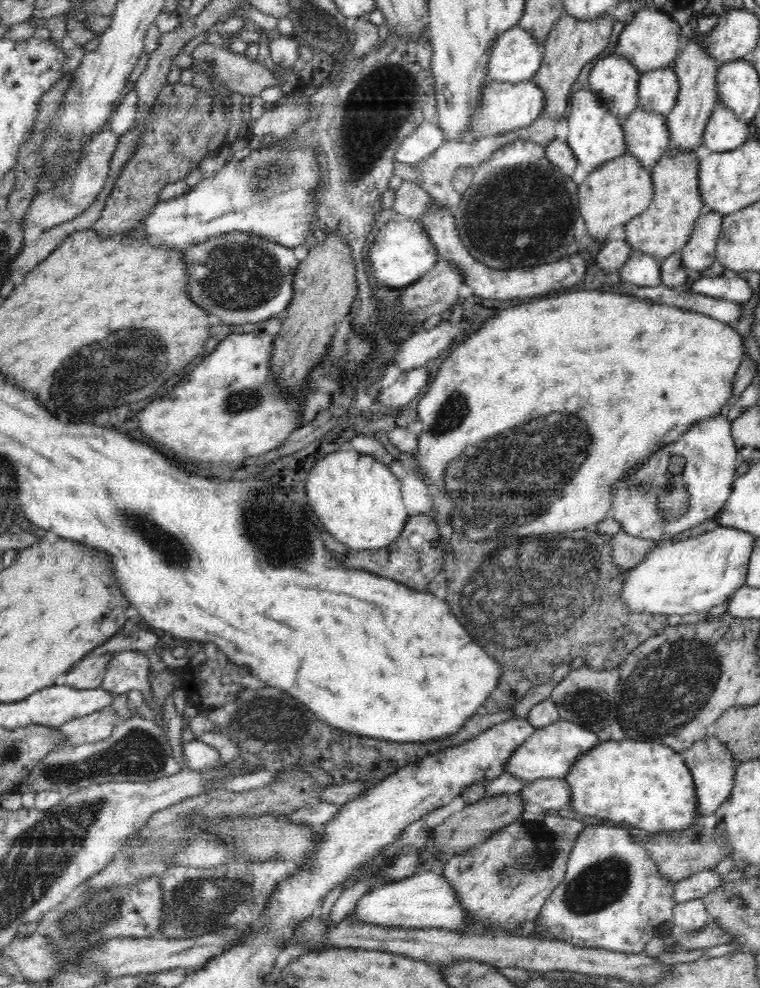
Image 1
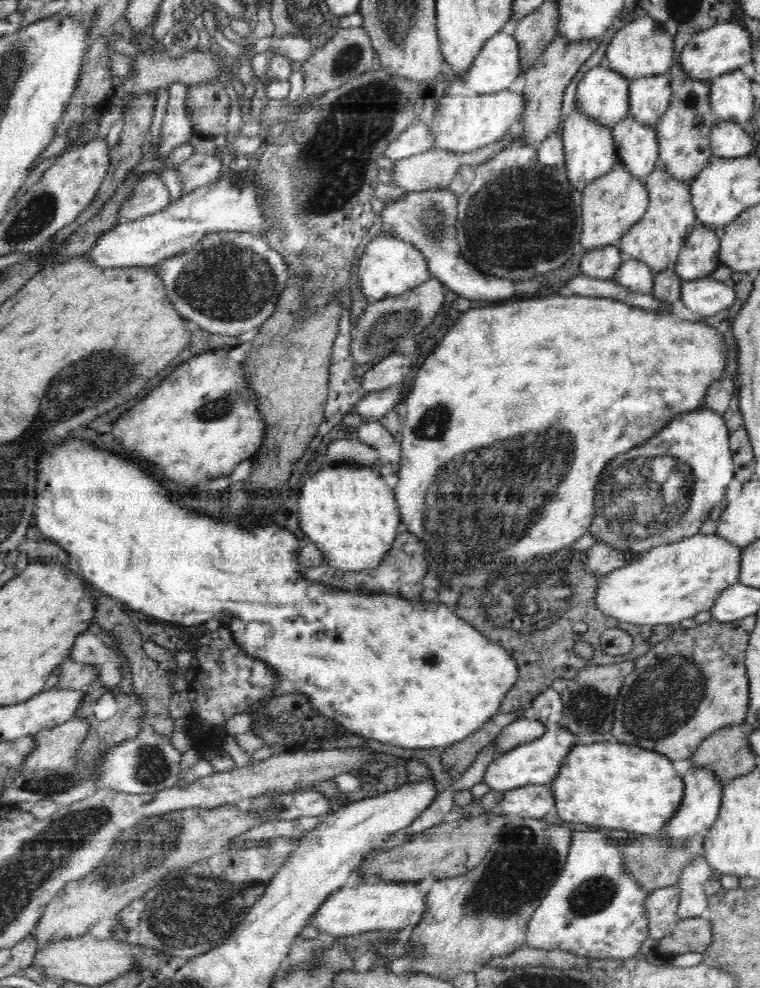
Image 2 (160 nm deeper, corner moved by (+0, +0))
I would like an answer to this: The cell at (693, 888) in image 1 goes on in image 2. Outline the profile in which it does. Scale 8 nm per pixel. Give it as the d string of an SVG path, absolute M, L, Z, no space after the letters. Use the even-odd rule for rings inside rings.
M676 884L650 892L644 903L649 937L661 939L668 936L676 926L677 906L680 902L680 889Z

